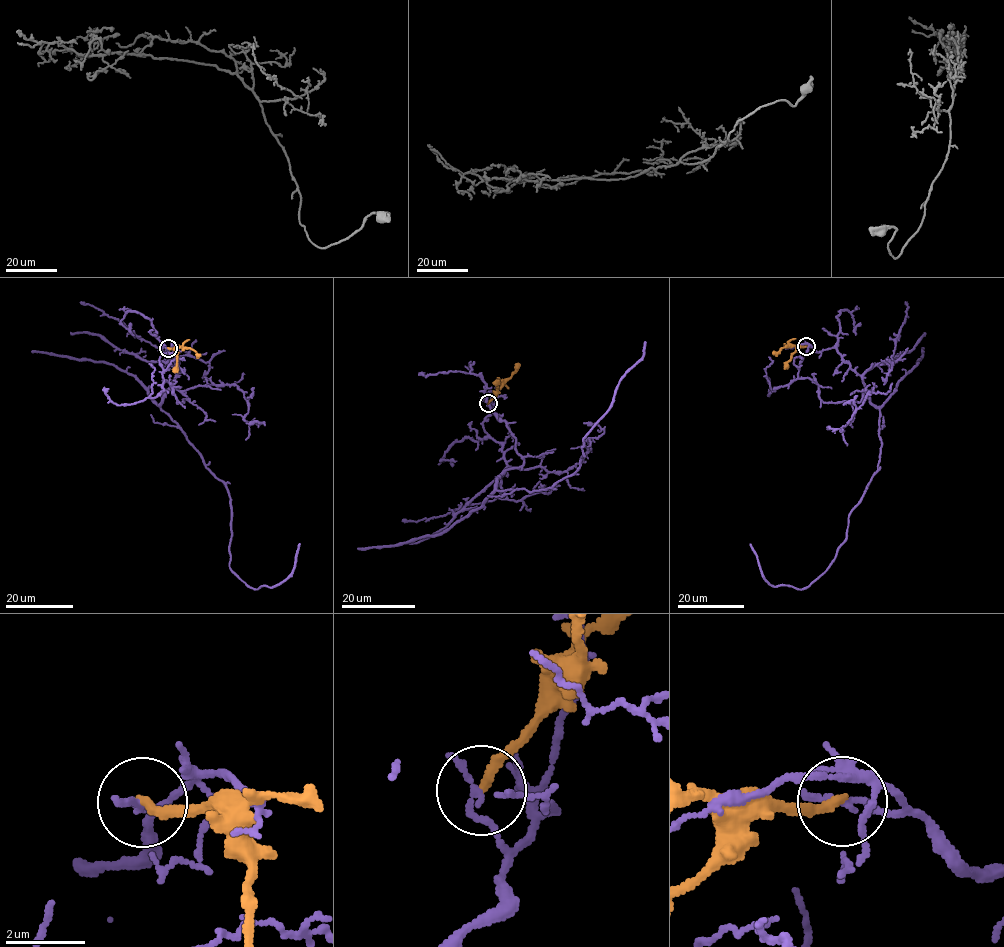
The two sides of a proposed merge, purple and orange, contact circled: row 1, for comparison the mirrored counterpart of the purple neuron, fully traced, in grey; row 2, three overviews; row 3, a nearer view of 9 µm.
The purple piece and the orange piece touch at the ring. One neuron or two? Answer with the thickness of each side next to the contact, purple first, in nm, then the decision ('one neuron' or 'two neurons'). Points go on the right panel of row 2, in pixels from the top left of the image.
190 nm thick on the purple side, 240 nm on the other; two neurons

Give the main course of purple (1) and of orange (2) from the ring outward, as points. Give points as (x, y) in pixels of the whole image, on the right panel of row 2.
1: (806, 346), (835, 348), (879, 408), (877, 470), (848, 516), (834, 560), (807, 587), (771, 586), (750, 544)
2: (806, 346), (784, 347), (773, 353)

